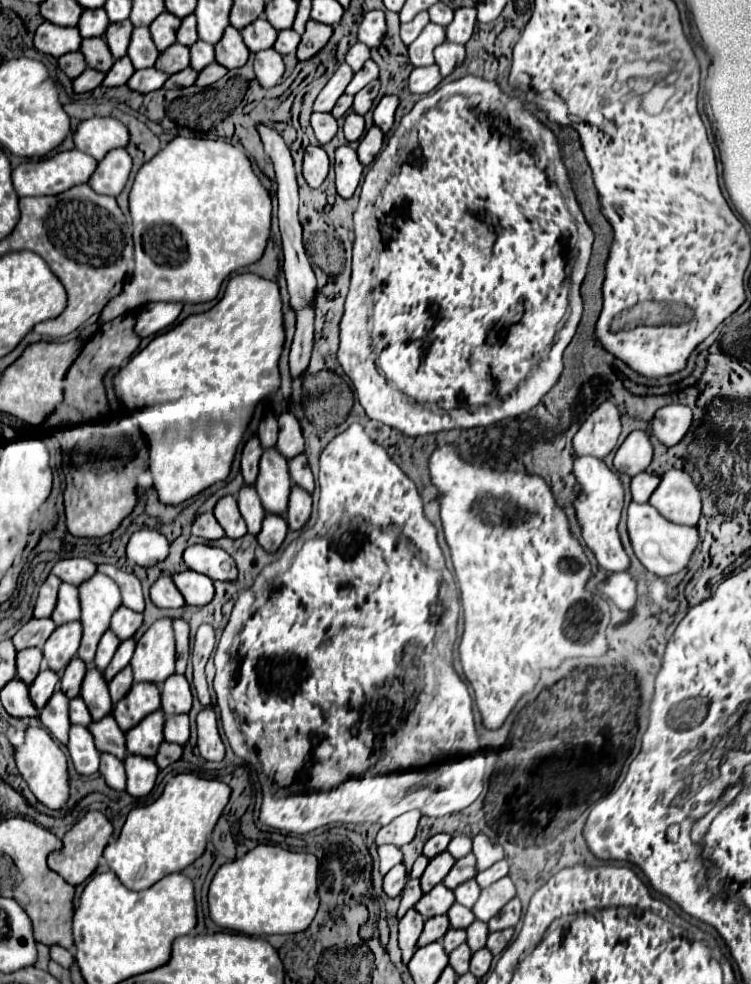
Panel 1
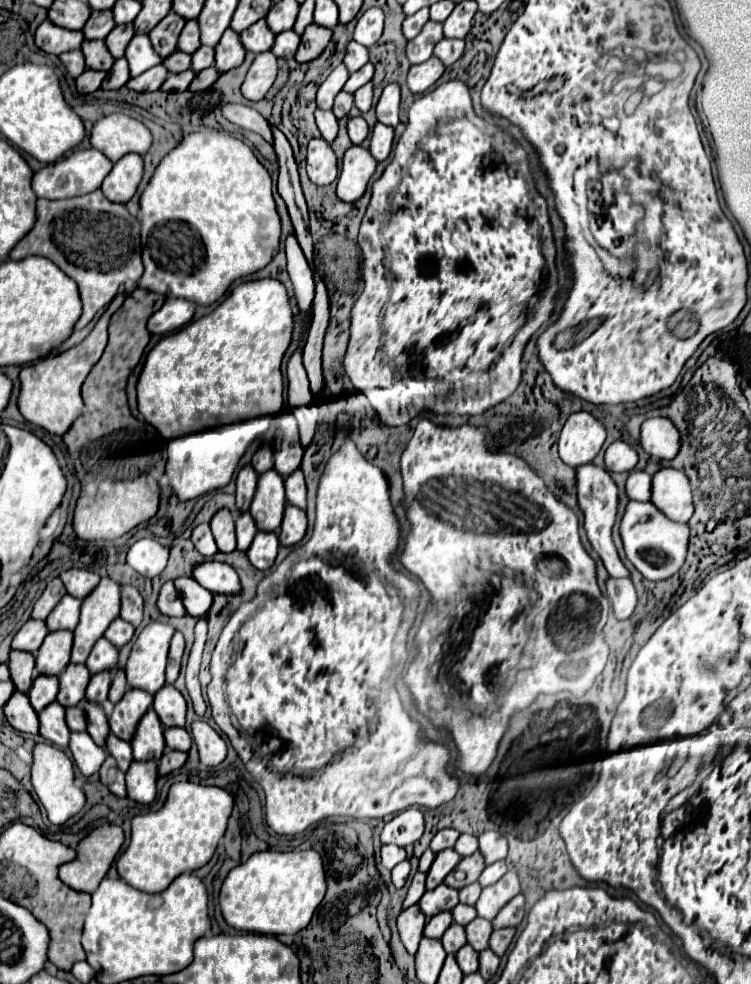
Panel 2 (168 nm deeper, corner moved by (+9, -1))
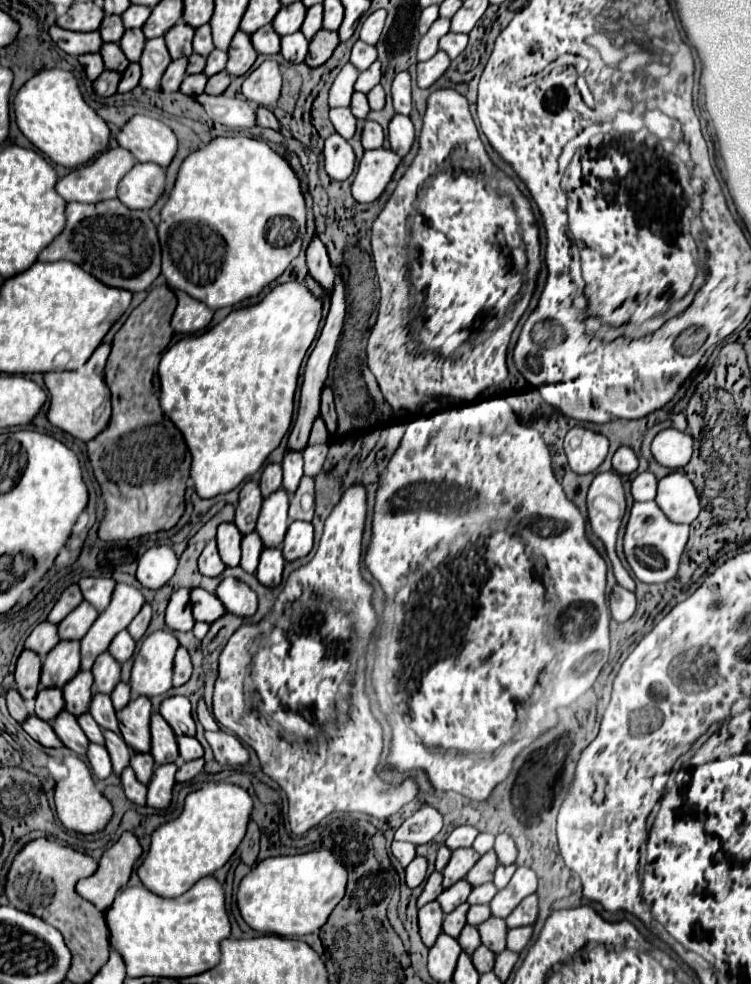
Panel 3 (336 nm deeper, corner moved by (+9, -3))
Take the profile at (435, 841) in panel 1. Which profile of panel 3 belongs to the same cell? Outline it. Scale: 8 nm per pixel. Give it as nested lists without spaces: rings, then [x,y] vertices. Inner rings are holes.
[[[463,825],[463,827],[457,827],[447,839],[445,839],[445,845],[449,849],[459,849],[459,847],[471,847],[475,837],[479,835],[479,831],[475,827],[469,827],[469,825]]]

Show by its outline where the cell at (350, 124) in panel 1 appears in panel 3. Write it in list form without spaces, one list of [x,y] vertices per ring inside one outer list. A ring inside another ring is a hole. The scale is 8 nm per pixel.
[[[367,121],[363,127],[363,135],[361,135],[363,147],[365,149],[381,149],[383,141],[385,141],[385,131],[379,123],[375,121]]]

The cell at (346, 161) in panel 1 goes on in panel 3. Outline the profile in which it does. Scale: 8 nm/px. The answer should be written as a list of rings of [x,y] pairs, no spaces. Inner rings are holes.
[[[391,149],[365,151],[351,185],[353,197],[359,203],[377,201],[387,189],[387,185],[391,183],[399,163],[401,163],[401,157],[397,157],[397,153],[391,153]]]

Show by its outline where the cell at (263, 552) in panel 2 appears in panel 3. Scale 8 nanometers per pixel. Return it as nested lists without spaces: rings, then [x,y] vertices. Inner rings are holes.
[[[279,547],[277,549],[263,549],[259,569],[257,569],[257,579],[265,587],[277,587],[283,577],[283,565],[285,565],[285,559],[283,559]]]

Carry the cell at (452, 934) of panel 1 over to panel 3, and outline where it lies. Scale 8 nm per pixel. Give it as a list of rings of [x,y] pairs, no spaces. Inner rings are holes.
[[[465,925],[465,929],[461,931],[461,937],[459,937],[459,943],[463,947],[465,953],[473,953],[479,945],[481,945],[481,937],[479,937],[479,931],[477,927],[471,927],[471,925]]]

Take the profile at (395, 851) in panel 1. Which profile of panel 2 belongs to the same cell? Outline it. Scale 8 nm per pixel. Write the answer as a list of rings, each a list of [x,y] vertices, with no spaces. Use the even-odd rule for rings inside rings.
[[[383,845],[381,847],[381,863],[383,863],[383,867],[393,869],[403,859],[405,859],[405,849],[403,847],[397,847],[397,845]]]

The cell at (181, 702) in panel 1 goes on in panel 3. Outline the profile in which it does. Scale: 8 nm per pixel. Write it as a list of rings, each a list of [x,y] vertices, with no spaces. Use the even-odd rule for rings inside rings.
[[[175,695],[175,697],[165,699],[159,713],[173,727],[177,737],[181,737],[181,735],[195,735],[195,721],[193,721],[191,703],[189,703],[187,697]]]

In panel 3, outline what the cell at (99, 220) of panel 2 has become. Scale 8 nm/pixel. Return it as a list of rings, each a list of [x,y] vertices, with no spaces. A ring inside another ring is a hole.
[[[119,199],[95,205],[69,203],[65,231],[39,255],[39,261],[45,263],[61,259],[81,265],[107,285],[123,287],[133,293],[145,291],[161,275],[161,243],[157,237],[157,225],[149,219],[147,211],[131,211]]]

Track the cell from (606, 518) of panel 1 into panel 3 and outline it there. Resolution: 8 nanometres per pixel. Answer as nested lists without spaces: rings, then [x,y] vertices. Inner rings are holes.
[[[609,471],[609,473],[599,473],[593,483],[591,483],[591,489],[589,489],[589,495],[587,495],[587,509],[589,509],[589,523],[591,523],[591,529],[593,533],[605,543],[605,549],[607,549],[607,557],[613,565],[613,573],[615,573],[615,579],[621,587],[629,589],[629,591],[635,591],[635,581],[631,579],[631,575],[625,571],[625,567],[621,565],[619,557],[615,555],[615,543],[617,543],[617,533],[619,533],[619,525],[621,525],[621,519],[625,515],[625,509],[627,509],[627,501],[625,501],[625,489],[623,489],[623,481],[621,481],[621,475],[615,473],[615,471]]]

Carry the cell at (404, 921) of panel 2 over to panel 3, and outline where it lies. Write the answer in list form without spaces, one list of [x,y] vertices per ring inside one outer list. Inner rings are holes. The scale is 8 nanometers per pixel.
[[[437,901],[425,905],[419,909],[419,929],[421,929],[421,939],[427,947],[435,943],[435,939],[441,933],[441,921],[445,919],[445,913]]]

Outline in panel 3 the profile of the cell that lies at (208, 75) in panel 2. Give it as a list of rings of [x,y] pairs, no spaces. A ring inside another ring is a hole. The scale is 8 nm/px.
[[[221,71],[221,73],[213,75],[213,77],[209,77],[209,83],[205,87],[205,93],[209,93],[209,95],[221,95],[229,87],[229,83],[231,83],[229,73],[227,71]]]

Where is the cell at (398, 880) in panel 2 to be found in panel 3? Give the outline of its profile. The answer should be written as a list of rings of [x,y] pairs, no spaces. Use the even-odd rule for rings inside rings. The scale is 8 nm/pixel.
[[[415,857],[411,865],[405,869],[405,881],[409,887],[419,887],[427,877],[427,859]]]

